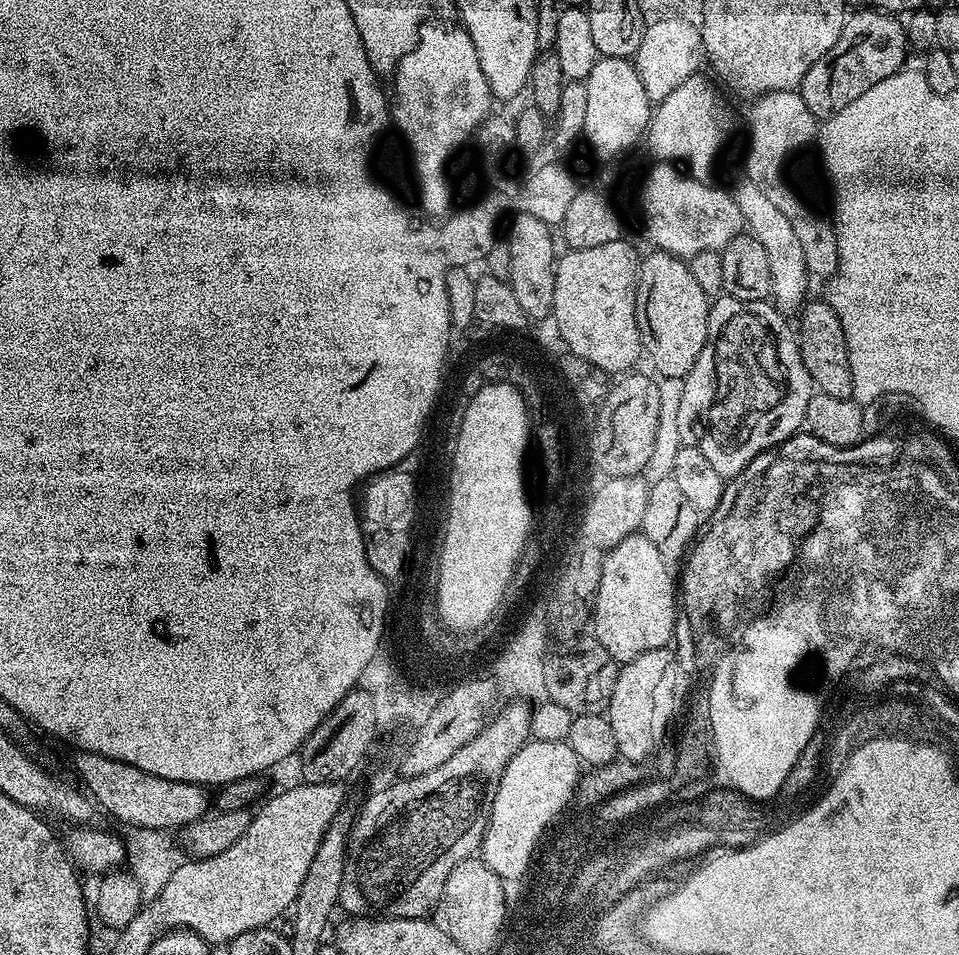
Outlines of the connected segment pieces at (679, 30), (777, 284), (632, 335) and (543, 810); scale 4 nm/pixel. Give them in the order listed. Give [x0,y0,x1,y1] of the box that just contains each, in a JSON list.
[[634,15,703,101],[730,178,810,314],[553,238,642,372],[482,739,582,882]]

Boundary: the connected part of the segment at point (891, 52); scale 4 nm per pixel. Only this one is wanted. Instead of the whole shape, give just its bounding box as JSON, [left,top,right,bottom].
[800,8,910,118]

